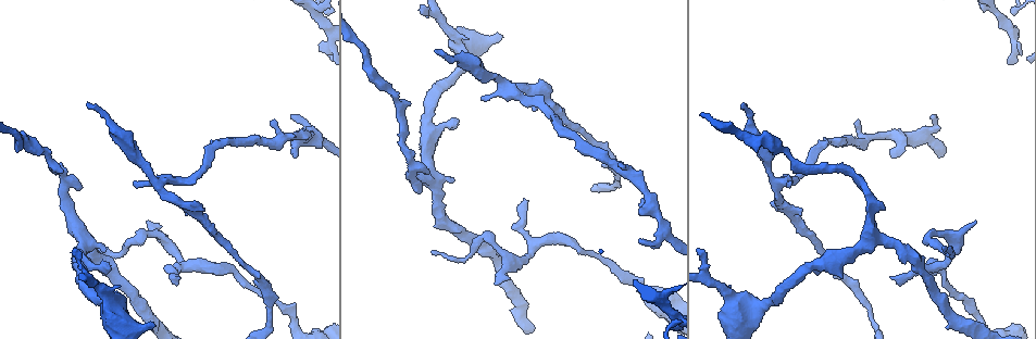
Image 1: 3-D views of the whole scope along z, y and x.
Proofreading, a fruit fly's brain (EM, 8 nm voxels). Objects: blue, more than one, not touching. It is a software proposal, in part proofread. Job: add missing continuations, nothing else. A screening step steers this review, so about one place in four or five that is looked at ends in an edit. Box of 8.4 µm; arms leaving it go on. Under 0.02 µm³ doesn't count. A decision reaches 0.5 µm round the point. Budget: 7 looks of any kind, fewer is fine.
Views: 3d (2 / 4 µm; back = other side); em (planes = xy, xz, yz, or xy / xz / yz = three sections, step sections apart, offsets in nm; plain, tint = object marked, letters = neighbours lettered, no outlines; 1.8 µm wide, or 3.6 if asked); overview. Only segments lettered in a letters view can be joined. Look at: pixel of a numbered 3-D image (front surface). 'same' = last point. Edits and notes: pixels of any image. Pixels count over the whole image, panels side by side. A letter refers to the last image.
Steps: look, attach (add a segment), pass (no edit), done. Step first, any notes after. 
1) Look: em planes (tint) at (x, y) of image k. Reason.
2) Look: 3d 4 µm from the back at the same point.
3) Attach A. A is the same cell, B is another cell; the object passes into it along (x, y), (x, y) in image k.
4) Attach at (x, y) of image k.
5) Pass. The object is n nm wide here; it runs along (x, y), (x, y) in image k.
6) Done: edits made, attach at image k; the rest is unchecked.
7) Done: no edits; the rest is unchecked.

Look: 3d 4 µm at (640, 241) of image 1. An open end.

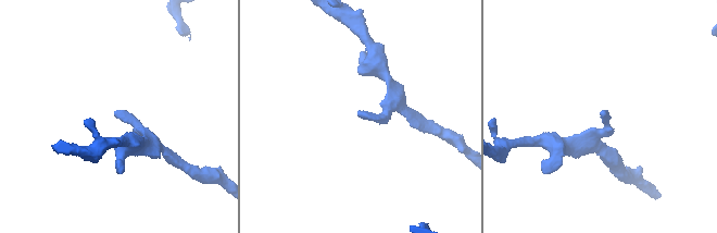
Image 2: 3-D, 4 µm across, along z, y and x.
Look: em xz step 4 (letters) at (358, 110) of image 2.

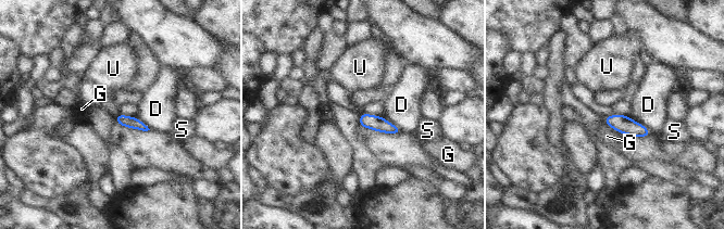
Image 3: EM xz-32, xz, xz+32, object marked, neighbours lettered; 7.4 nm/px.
Pass. The longest contact is with D, 200 nm; D, G, S and U are other cells; a border runs along (603, 119), (618, 131) in image 3; none of them fits.

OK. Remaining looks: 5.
Look: 3d 4 µm at (106, 251) of image 1. Free end.

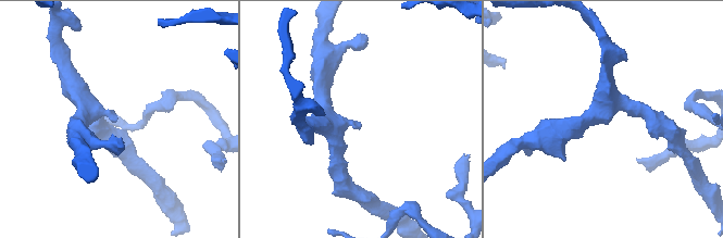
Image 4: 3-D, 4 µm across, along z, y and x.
Look: em planes (letters) at (114, 121) of image 4. Shape alone is not enough.

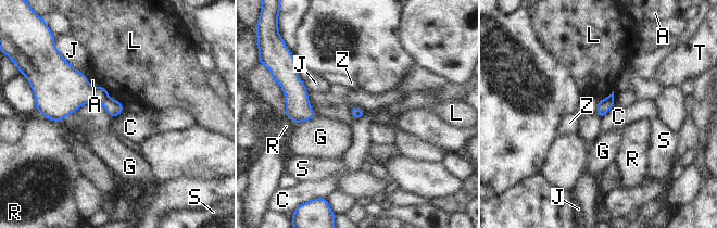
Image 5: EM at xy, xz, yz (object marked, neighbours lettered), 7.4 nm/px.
Pass. A, C, G, J, L, R, S, T and Z are other cells; a border runs along (364, 111), (361, 116), (354, 119) in image 5; no lettered segment goes on from it.

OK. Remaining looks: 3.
Look: em planes (letters) at (175, 277) of image 1.

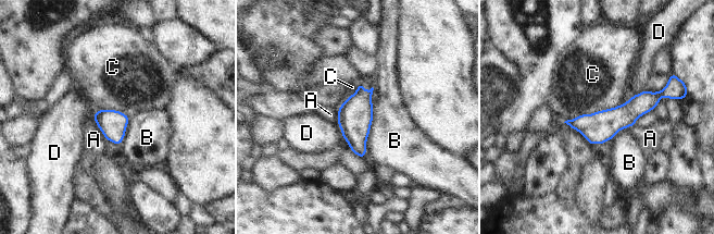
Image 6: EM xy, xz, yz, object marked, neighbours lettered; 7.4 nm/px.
Pass. A, B, C and D are other cells; it runs along (660, 94), (608, 123), (570, 122) in image 6; no lettered segment goes on from it.

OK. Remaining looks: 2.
Done: no edits; the rest is unchecked.

